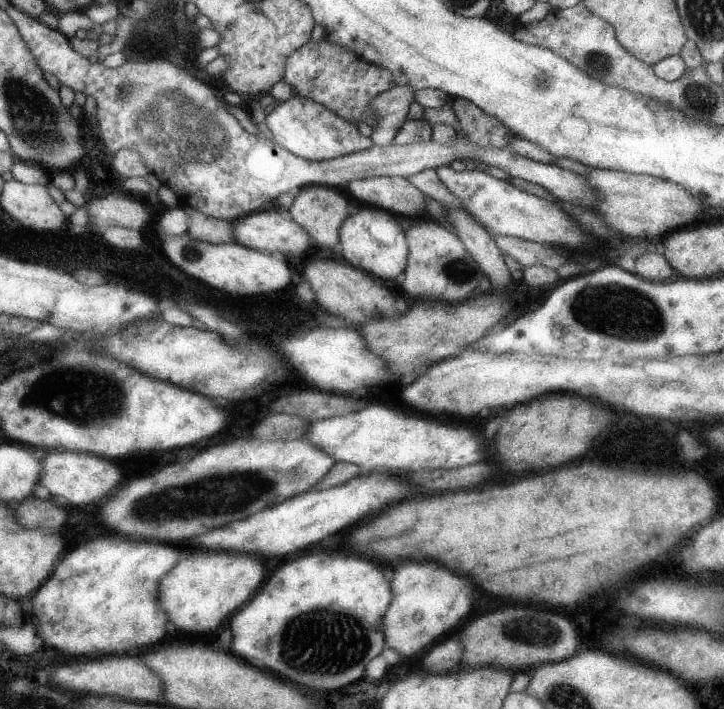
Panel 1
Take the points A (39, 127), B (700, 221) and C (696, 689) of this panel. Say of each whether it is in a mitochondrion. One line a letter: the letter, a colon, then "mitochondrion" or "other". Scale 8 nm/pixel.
A: mitochondrion
B: other
C: other

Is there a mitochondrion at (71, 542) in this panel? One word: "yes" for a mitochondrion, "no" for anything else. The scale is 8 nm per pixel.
no

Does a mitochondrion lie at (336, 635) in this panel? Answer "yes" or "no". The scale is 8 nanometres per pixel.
yes

